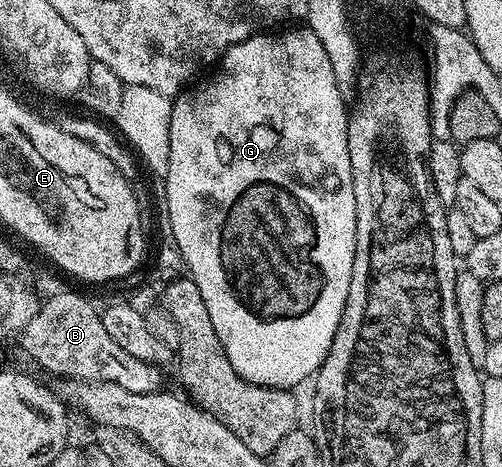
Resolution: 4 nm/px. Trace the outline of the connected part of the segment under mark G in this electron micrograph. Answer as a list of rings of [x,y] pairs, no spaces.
[[[285,28],[280,32],[258,32],[251,35],[247,40],[236,42],[234,46],[230,46],[221,55],[219,59],[221,71],[214,78],[209,78],[206,82],[198,81],[173,98],[173,107],[171,108],[171,160],[163,179],[165,206],[169,209],[170,232],[168,233],[177,243],[179,252],[182,253],[184,269],[187,271],[188,277],[192,278],[199,288],[199,296],[203,296],[203,304],[207,304],[207,313],[211,315],[211,324],[215,328],[215,336],[219,336],[219,344],[223,344],[223,352],[227,352],[227,360],[231,360],[231,368],[235,368],[235,372],[239,372],[239,376],[243,376],[243,380],[247,380],[251,384],[280,386],[282,388],[292,388],[299,384],[305,376],[316,375],[317,371],[321,369],[323,360],[329,355],[331,340],[339,328],[339,320],[343,316],[343,308],[347,304],[347,288],[351,288],[351,268],[355,264],[355,228],[357,227],[357,221],[355,220],[355,188],[351,176],[351,152],[347,152],[347,128],[349,127],[350,111],[345,110],[345,98],[341,95],[344,93],[342,87],[337,85],[335,72],[331,68],[330,49],[323,44],[323,40],[319,40],[319,36],[315,36],[313,30],[308,28],[293,29],[297,28]]]

